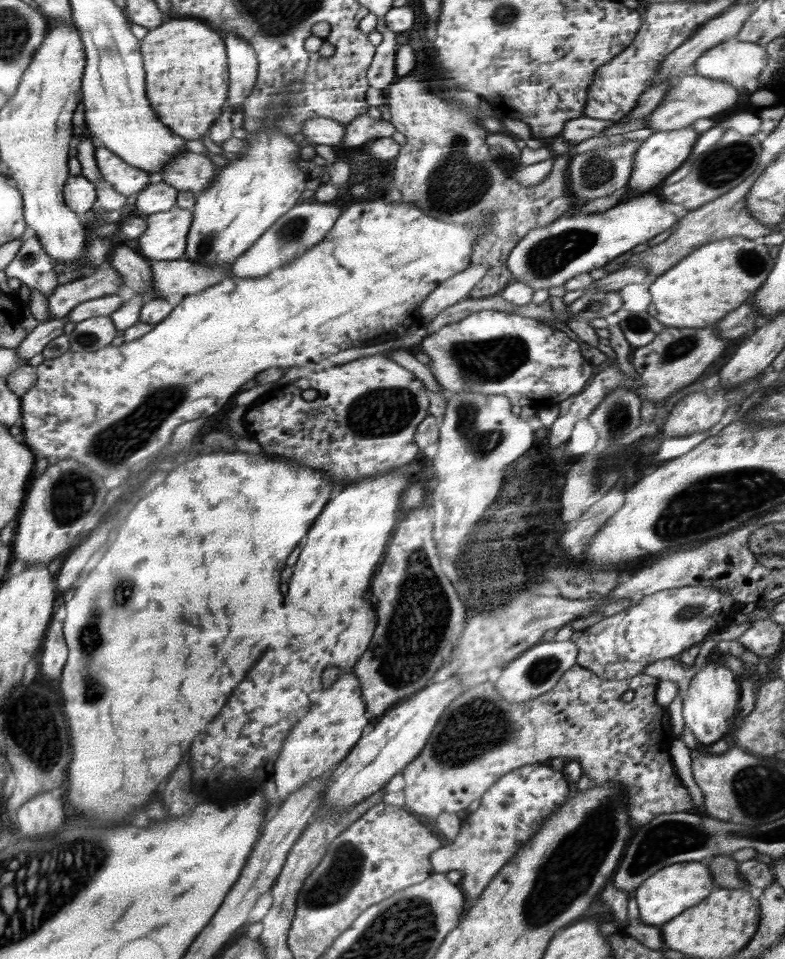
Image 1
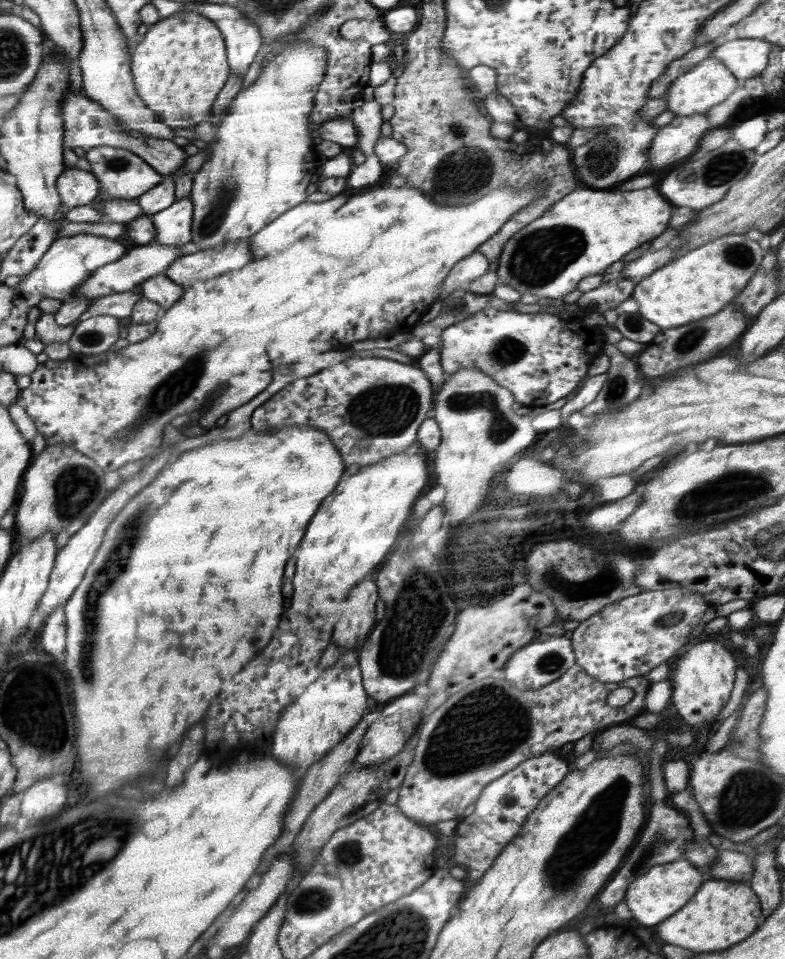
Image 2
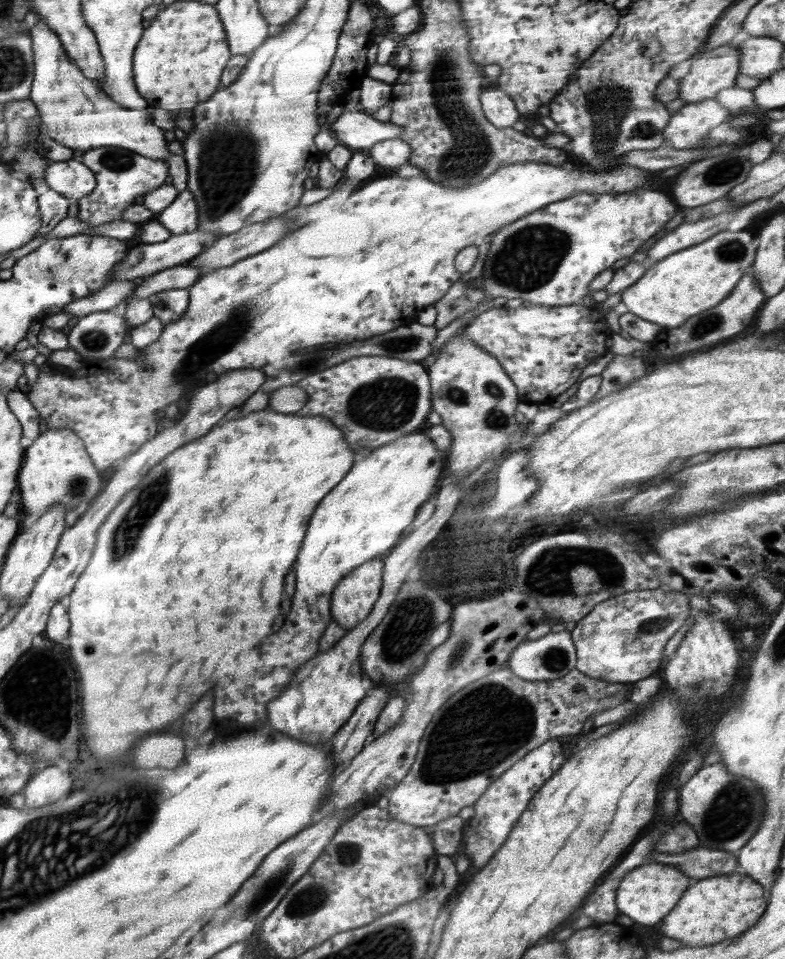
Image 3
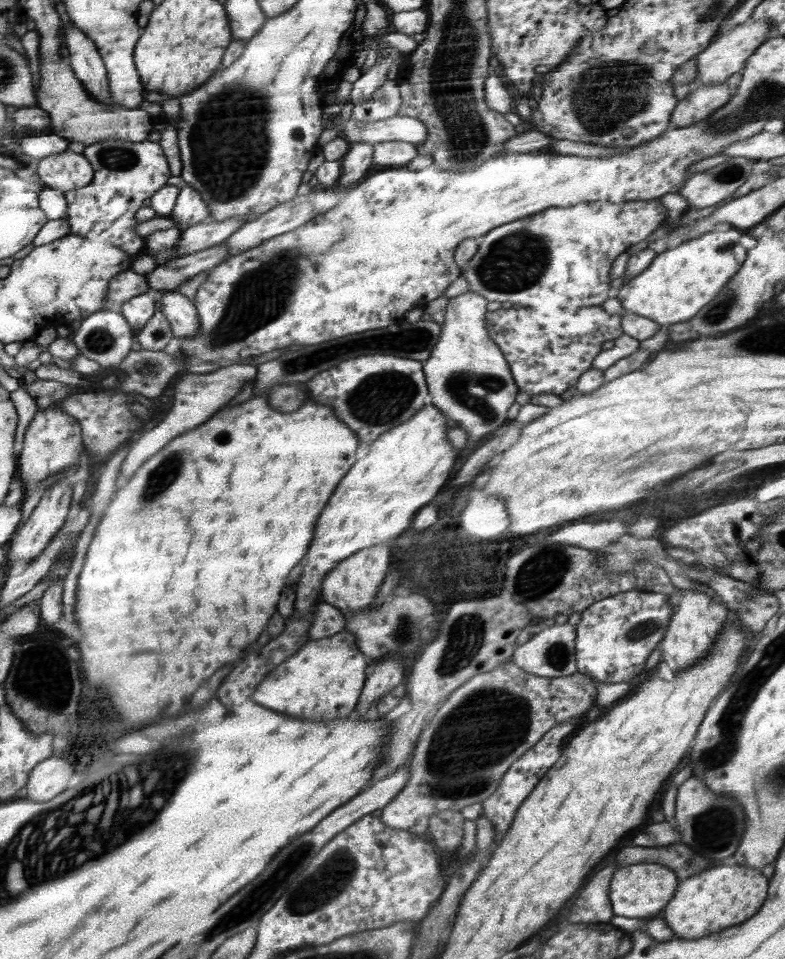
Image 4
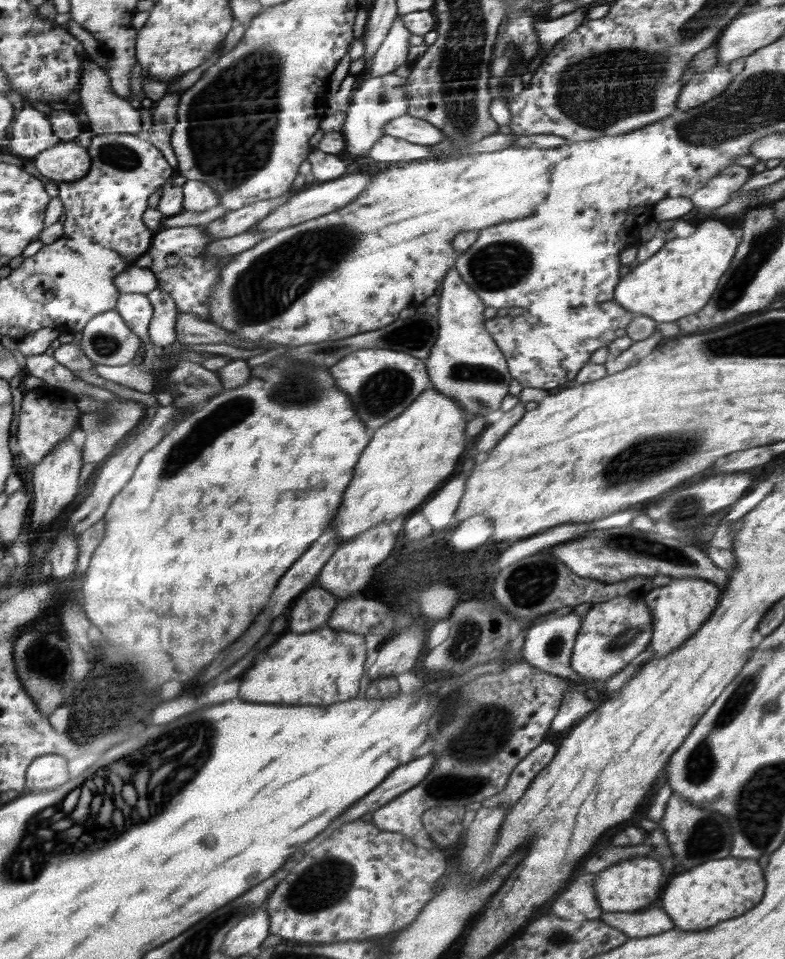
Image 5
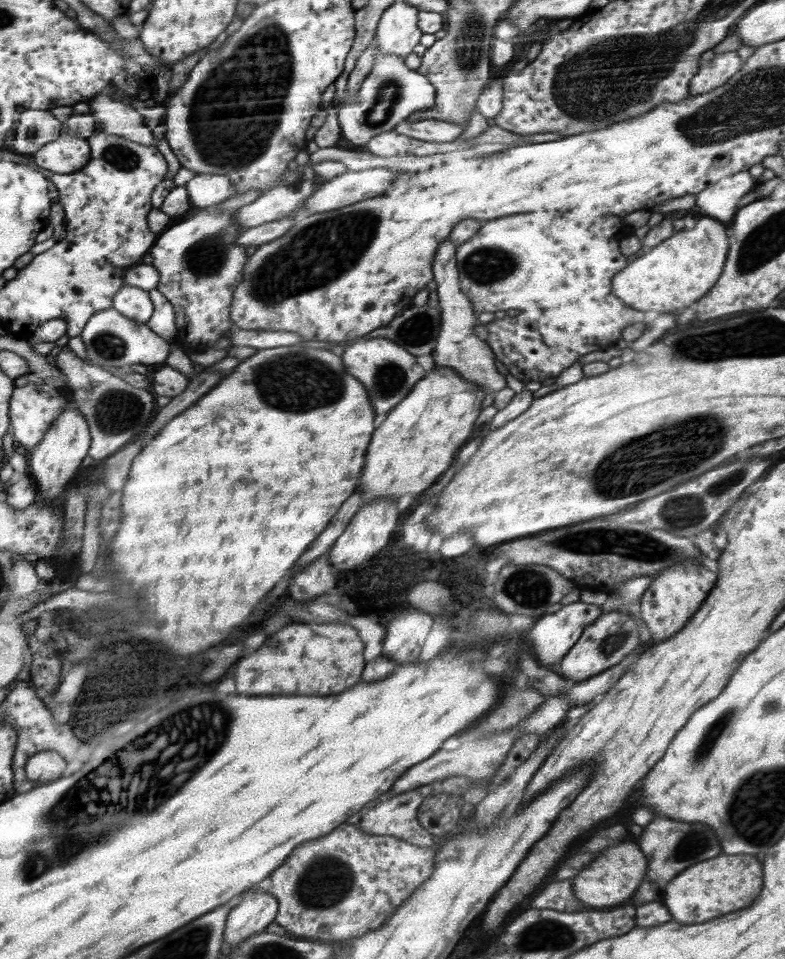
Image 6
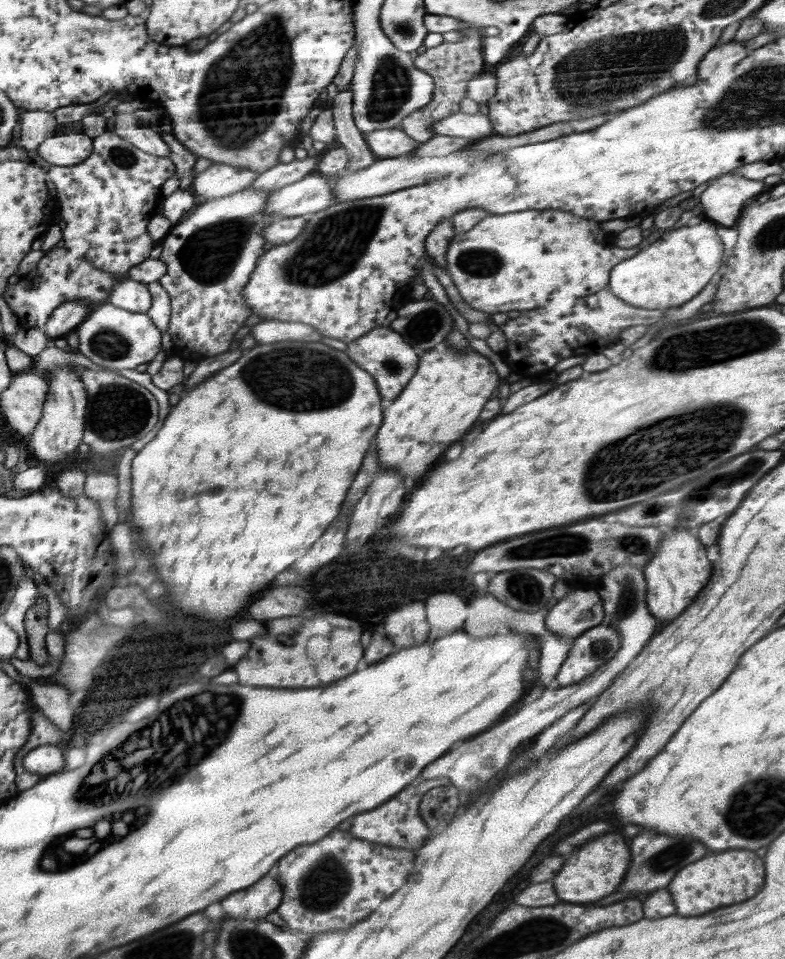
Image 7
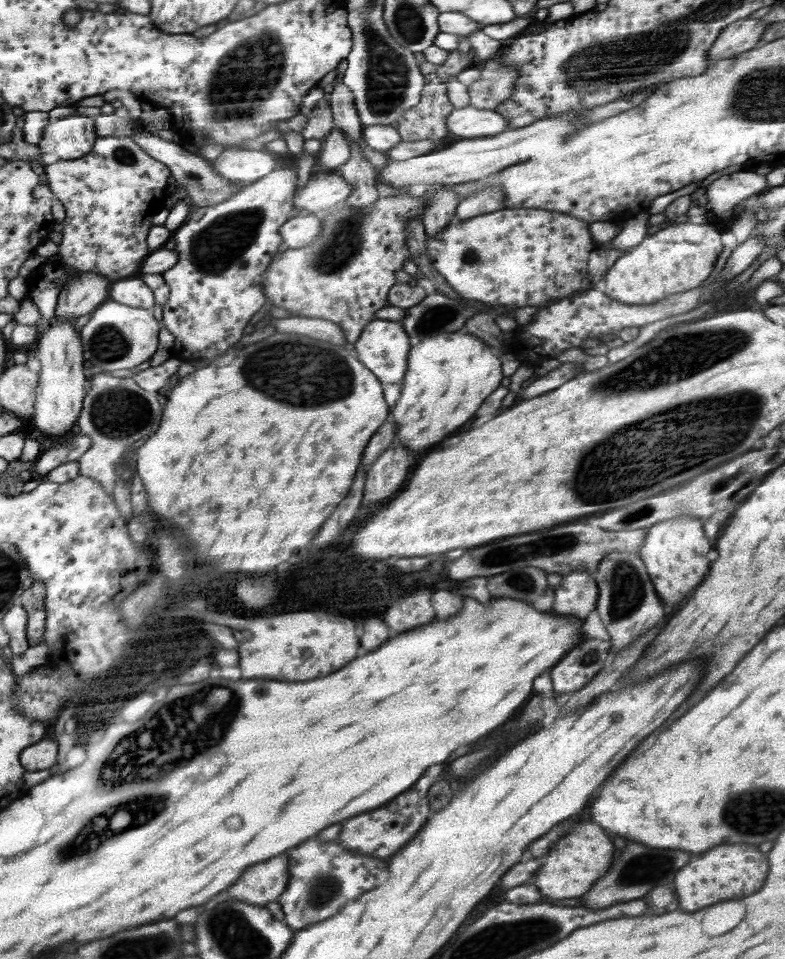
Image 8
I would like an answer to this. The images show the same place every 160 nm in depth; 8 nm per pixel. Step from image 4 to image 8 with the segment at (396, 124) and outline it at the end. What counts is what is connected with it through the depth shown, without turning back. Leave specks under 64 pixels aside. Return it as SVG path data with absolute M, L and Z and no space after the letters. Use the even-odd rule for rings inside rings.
M466 106L454 109L446 121L447 129L462 138L478 138L478 136L494 136L507 129L507 118L493 110Z

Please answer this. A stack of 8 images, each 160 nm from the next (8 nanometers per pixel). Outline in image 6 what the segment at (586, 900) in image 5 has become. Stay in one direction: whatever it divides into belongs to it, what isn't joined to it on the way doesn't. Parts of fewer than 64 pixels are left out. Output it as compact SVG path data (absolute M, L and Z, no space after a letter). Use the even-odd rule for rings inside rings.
M562 880L562 882L554 882L550 886L544 886L542 892L536 894L536 898L534 898L534 908L560 912L578 912L586 910L586 904L582 904L574 896L572 880Z

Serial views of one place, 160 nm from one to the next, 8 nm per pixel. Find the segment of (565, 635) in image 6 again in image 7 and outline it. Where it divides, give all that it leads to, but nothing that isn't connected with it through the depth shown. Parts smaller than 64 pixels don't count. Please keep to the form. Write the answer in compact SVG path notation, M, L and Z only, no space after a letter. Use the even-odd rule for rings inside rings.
M574 586L574 590L571 588L570 593L548 611L545 618L545 629L552 634L571 635L572 638L575 638L576 634L581 635L585 630L602 623L603 616L602 599L597 589L582 590L580 586Z

